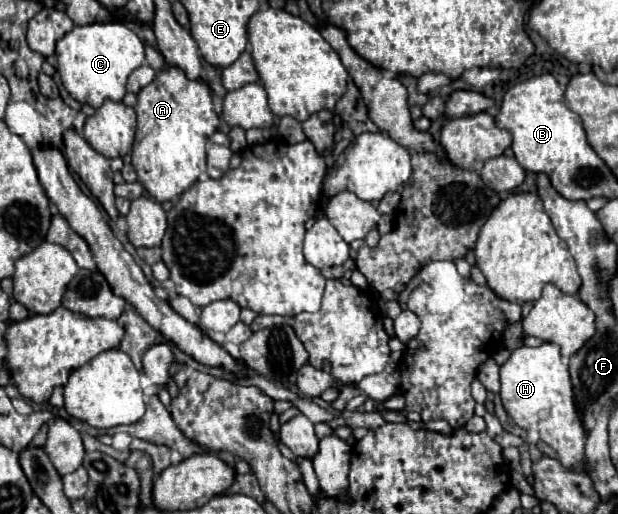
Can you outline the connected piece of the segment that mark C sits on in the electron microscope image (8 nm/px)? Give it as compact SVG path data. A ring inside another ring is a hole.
M121 22L75 26L57 42L57 72L69 96L91 108L99 108L105 100L121 102L125 84L133 70L145 64L145 46L133 30Z

